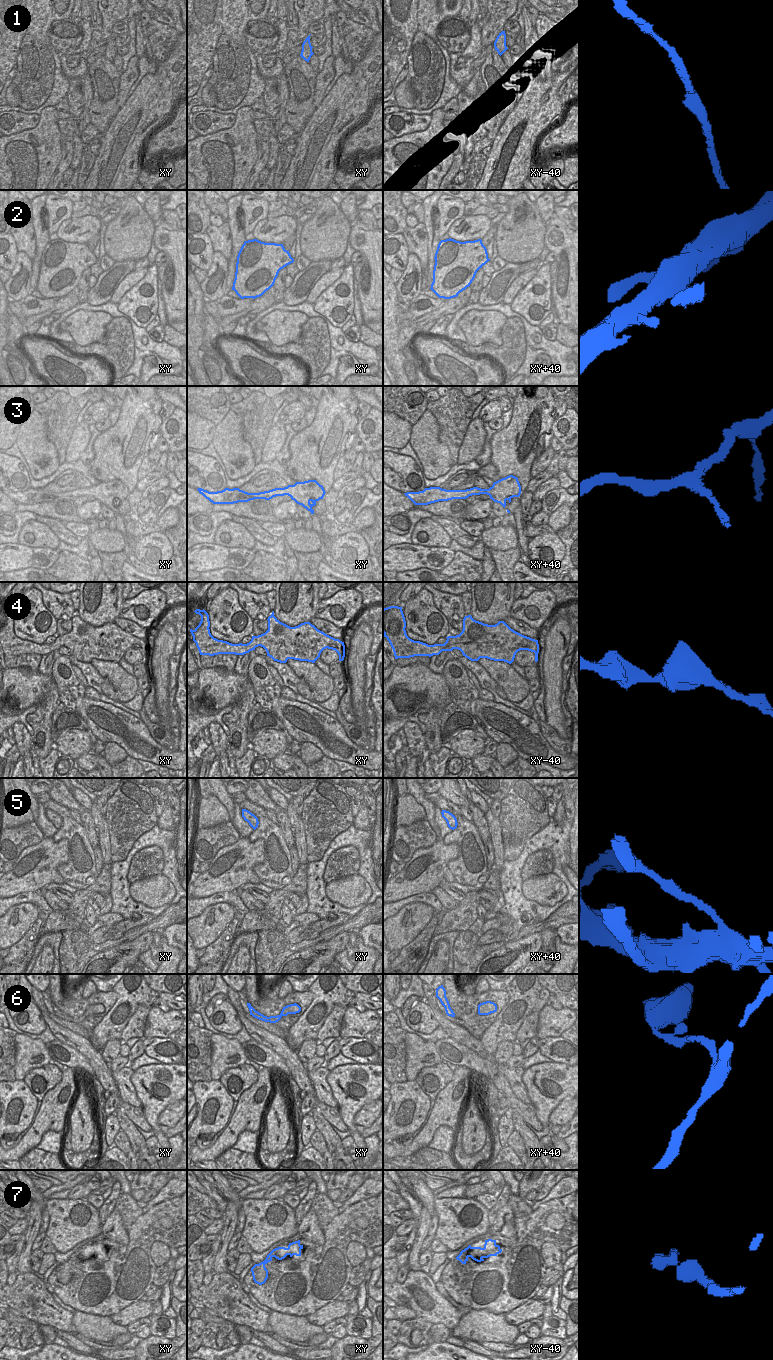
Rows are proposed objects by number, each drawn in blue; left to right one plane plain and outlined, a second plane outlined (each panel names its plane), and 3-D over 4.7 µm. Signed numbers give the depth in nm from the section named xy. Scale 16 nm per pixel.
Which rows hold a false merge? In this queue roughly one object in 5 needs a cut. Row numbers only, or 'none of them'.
none of them

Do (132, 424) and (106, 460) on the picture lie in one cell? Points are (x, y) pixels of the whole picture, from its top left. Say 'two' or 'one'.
one

